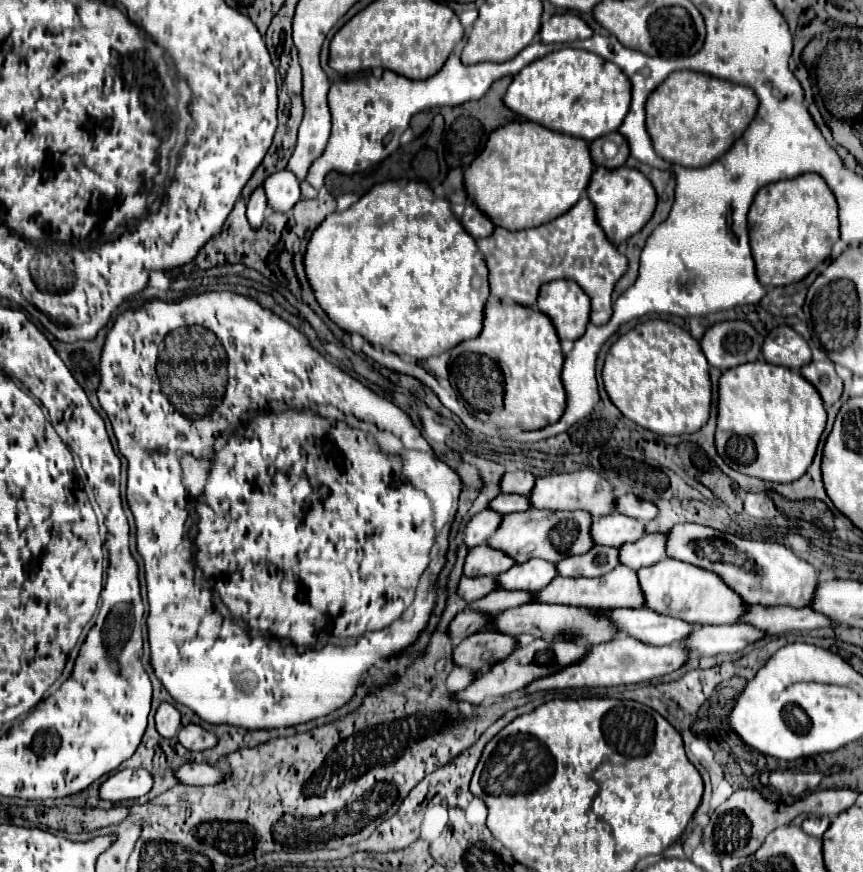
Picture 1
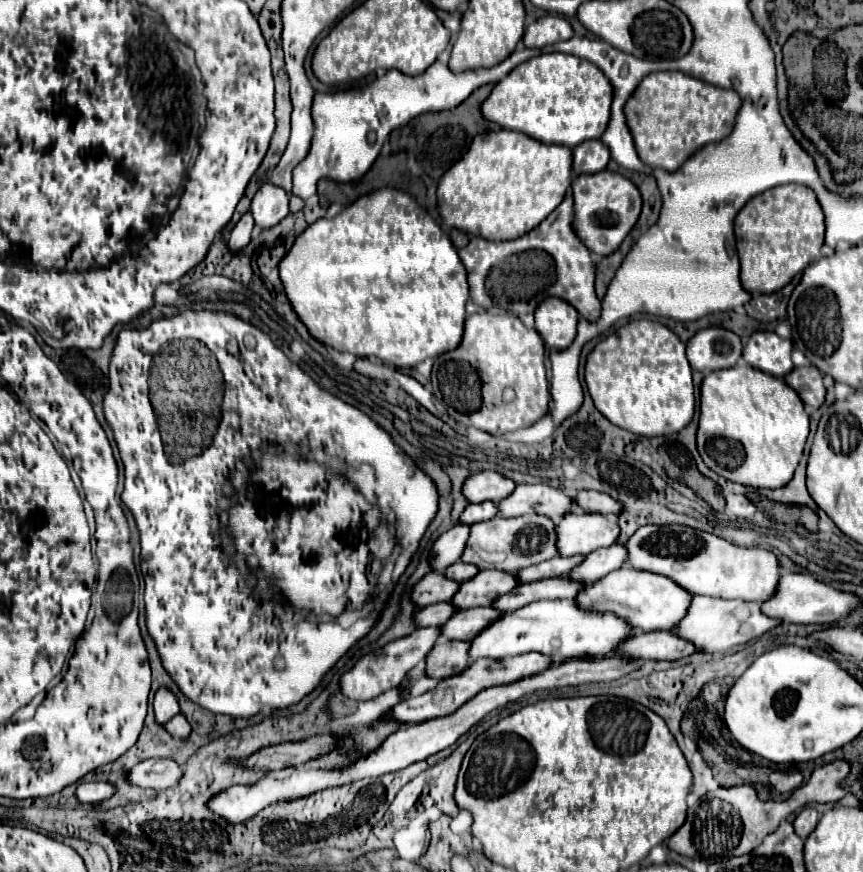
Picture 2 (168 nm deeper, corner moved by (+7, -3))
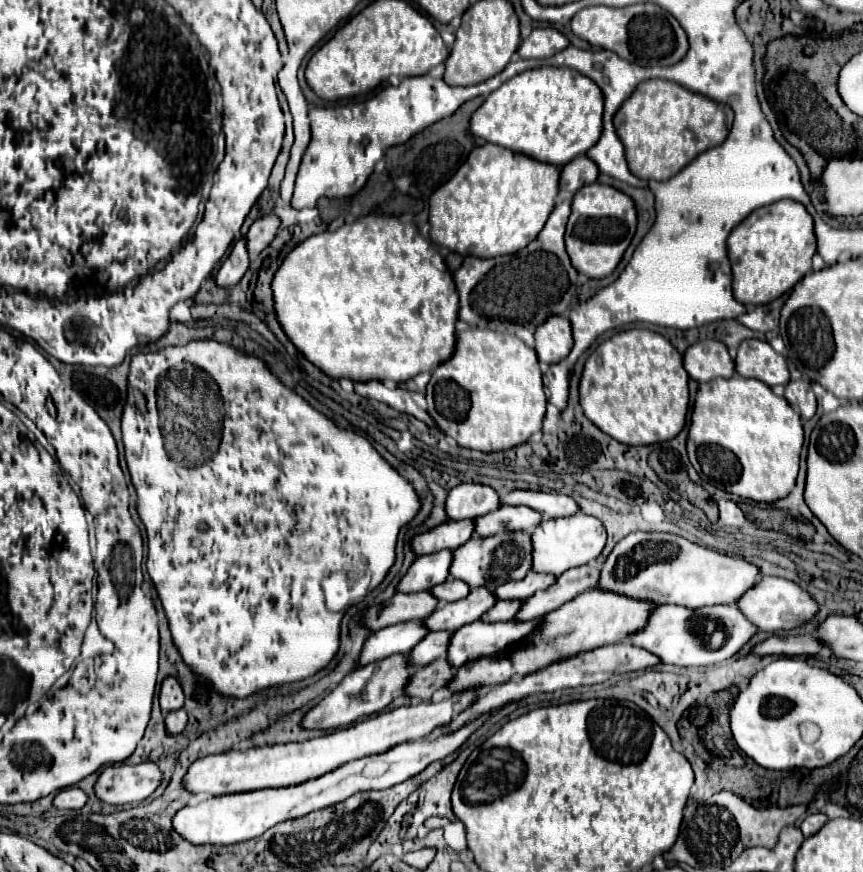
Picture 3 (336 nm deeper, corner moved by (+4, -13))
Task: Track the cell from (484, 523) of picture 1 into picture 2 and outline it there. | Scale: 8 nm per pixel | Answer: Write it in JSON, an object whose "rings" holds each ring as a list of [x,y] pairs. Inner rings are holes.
{"rings":[[[455,525],[447,533],[443,533],[435,543],[433,543],[433,559],[431,565],[433,569],[447,569],[455,561],[461,559],[461,553],[465,551],[465,541],[469,539],[469,525]]]}

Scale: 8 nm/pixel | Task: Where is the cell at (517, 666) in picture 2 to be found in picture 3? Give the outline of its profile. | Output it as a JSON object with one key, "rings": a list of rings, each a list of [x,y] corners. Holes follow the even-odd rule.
{"rings":[[[464,691],[460,695],[450,695],[438,703],[418,703],[408,707],[398,707],[386,711],[382,715],[364,719],[354,723],[348,729],[334,731],[330,735],[322,735],[316,739],[308,739],[304,743],[282,743],[270,747],[250,747],[250,749],[230,749],[220,755],[208,755],[196,759],[186,771],[182,783],[190,793],[208,793],[208,795],[224,795],[224,793],[244,793],[250,789],[266,789],[266,787],[288,787],[298,785],[302,781],[318,779],[320,775],[334,771],[348,761],[362,759],[368,755],[378,755],[406,741],[418,741],[428,737],[436,727],[446,725],[460,711],[470,707],[476,699],[474,691]]]}

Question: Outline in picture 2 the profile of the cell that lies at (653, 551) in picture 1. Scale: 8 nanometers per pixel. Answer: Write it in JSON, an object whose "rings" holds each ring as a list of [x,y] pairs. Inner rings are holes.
{"rings":[[[611,545],[607,549],[597,549],[595,553],[589,553],[587,559],[575,567],[569,575],[575,581],[583,581],[583,583],[593,583],[601,577],[605,577],[605,573],[611,573],[613,569],[621,569],[627,561],[629,553],[625,553],[625,545]]]}

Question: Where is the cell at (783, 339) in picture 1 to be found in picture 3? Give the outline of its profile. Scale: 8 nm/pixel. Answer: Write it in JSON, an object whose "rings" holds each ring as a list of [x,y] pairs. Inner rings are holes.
{"rings":[[[760,339],[742,341],[734,361],[736,361],[736,371],[742,377],[758,379],[768,387],[786,385],[790,381],[786,359],[778,355],[766,341]]]}

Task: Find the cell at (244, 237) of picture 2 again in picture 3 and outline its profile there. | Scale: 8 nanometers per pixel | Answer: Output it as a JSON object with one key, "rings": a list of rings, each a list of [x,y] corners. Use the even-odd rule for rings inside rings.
{"rings":[[[240,239],[240,241],[234,243],[228,259],[218,269],[218,273],[216,273],[216,285],[224,287],[224,289],[238,285],[240,279],[244,277],[246,269],[248,269],[248,253],[246,253],[244,239]]]}

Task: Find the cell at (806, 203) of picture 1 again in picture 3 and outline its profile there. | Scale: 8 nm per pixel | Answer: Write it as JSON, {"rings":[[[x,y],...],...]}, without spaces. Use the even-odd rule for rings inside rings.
{"rings":[[[776,201],[752,211],[728,237],[732,293],[742,305],[764,305],[790,291],[812,265],[816,235],[810,213],[798,201]]]}

